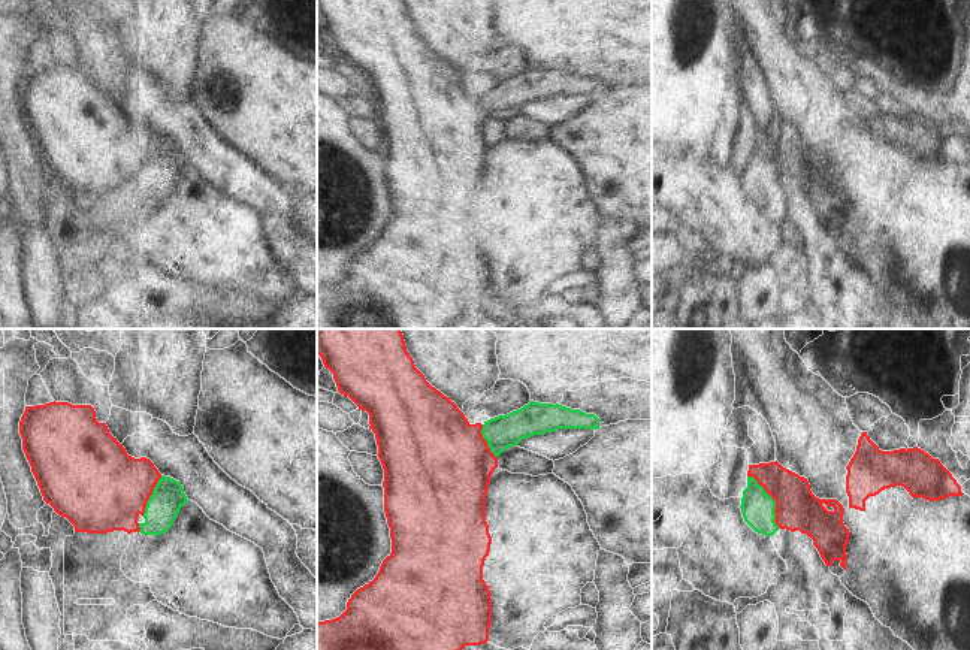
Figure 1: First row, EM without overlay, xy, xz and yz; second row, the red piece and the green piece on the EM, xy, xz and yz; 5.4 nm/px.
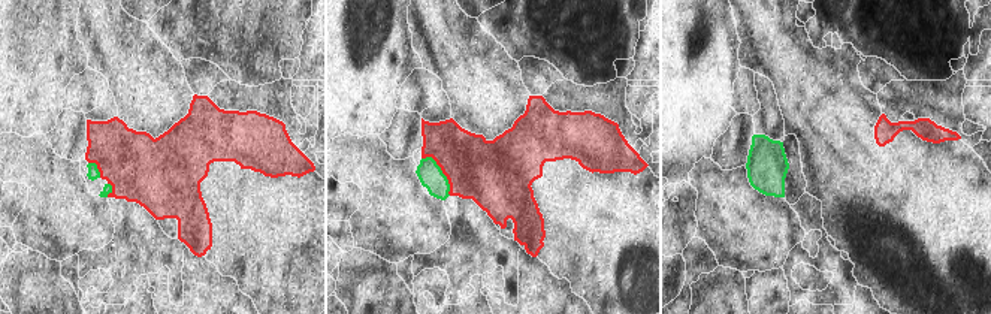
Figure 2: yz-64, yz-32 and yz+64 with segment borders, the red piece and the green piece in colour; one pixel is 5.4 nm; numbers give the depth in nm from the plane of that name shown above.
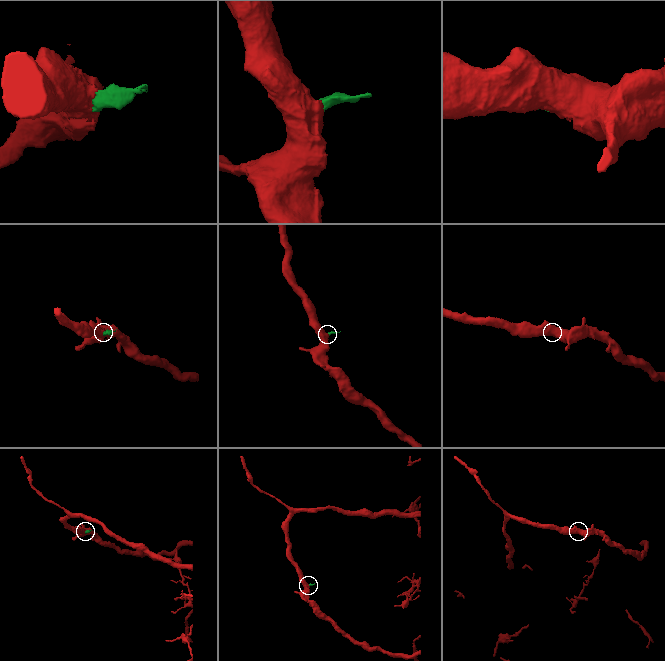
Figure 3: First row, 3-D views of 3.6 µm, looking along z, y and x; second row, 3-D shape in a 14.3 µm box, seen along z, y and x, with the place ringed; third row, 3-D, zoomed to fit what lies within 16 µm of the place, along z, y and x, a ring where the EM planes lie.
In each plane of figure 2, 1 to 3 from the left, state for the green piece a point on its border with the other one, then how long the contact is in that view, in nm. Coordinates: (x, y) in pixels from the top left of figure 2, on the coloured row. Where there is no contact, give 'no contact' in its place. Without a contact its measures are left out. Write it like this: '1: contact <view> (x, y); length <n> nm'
1: contact yz-64 (97, 168); length 110 nm
2: contact yz-32 (443, 172); length 260 nm
3: no contact

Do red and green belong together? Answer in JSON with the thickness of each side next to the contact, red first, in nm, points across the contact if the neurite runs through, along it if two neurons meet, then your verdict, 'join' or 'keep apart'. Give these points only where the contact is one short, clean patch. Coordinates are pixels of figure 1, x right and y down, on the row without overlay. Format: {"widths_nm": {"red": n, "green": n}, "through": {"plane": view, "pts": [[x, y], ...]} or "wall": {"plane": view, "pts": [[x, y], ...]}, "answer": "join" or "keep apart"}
{"widths_nm": {"red": 240, "green": 180}, "answer": "keep apart"}

